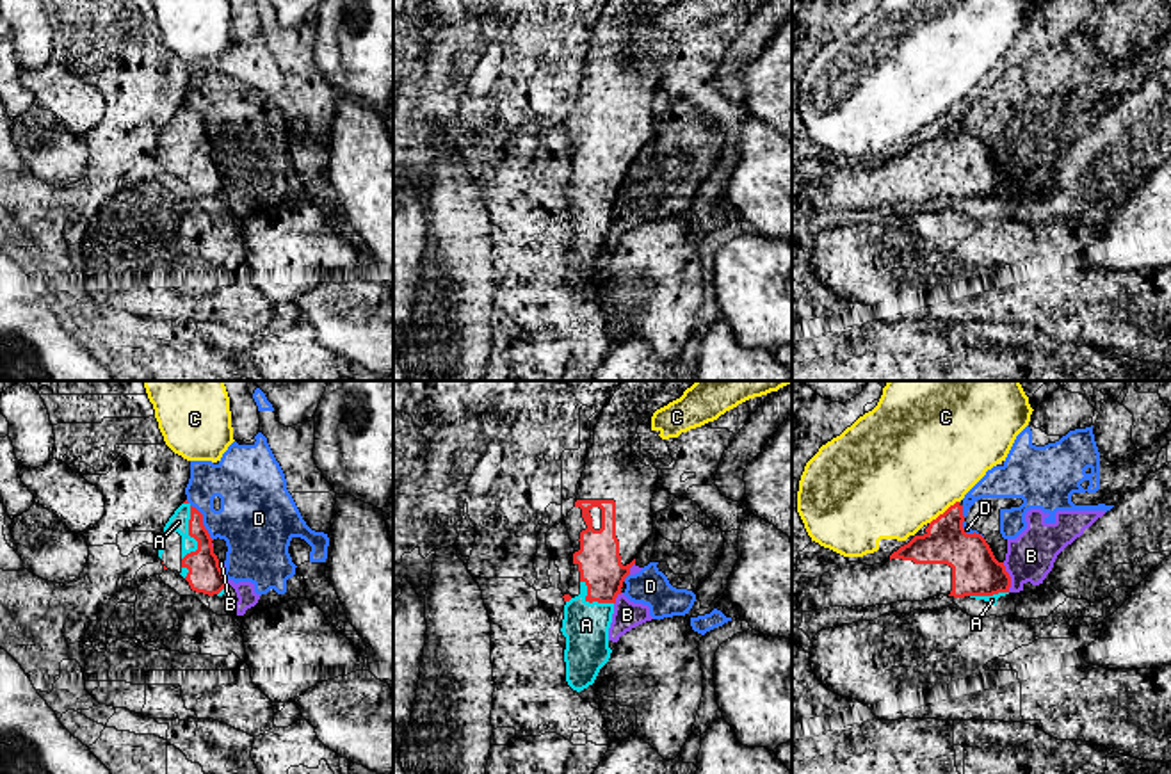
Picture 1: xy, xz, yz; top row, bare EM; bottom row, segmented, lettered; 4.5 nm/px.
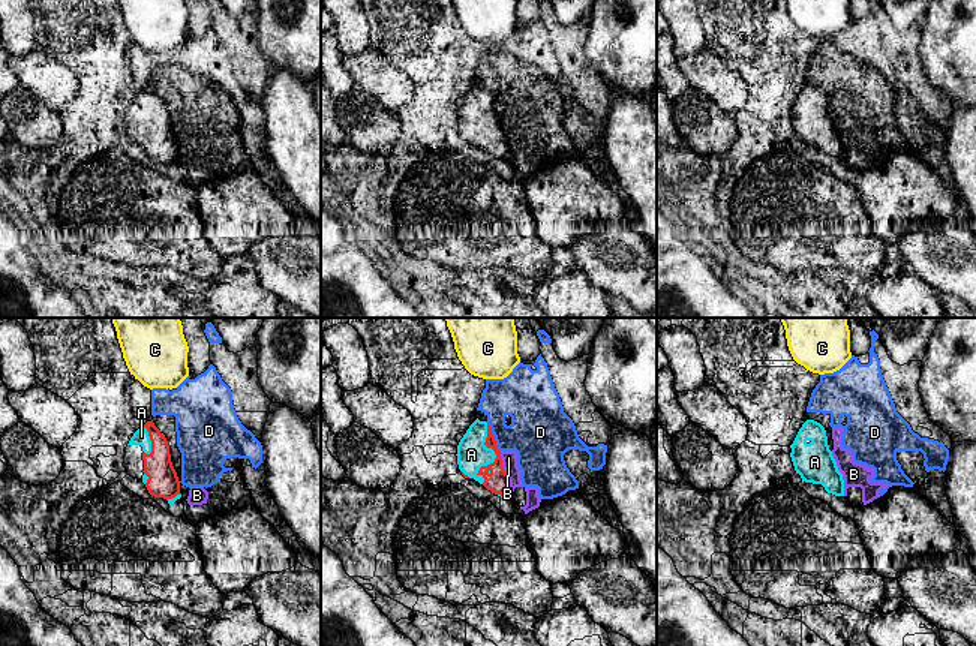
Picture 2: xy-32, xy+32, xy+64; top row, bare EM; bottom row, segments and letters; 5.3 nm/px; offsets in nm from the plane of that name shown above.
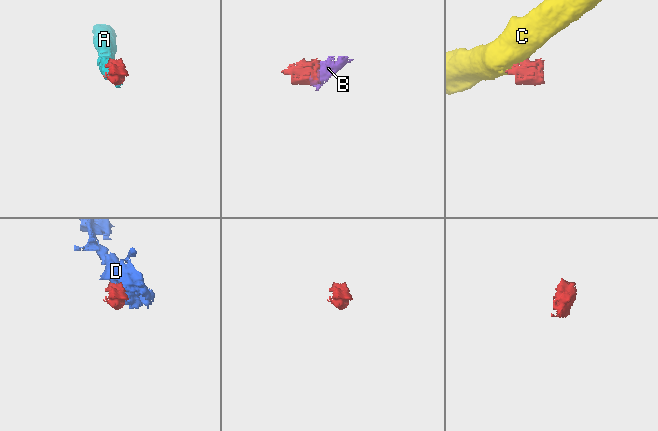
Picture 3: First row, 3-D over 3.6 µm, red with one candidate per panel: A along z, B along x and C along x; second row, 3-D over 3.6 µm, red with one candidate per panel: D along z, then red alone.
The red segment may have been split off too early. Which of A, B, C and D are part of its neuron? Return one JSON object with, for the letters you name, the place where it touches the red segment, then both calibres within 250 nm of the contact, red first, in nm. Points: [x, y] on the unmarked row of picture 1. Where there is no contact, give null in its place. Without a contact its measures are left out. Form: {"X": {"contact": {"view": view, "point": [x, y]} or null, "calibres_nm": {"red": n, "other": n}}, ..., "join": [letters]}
{"A": {"contact": {"view": "xy", "point": [189, 134]}, "calibres_nm": {"red": 160, "other": 90}}, "join": ["A"]}

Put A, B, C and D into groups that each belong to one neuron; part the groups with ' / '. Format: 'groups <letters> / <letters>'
groups A / B D / C

